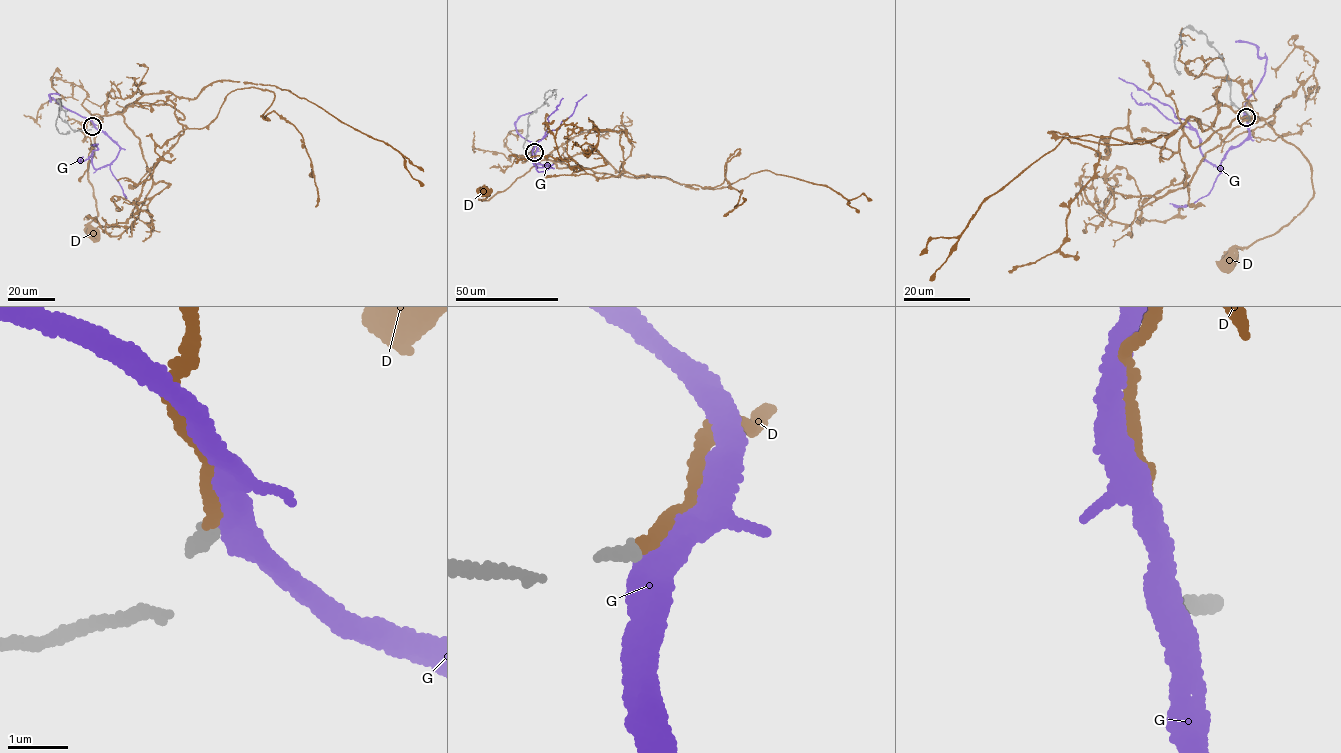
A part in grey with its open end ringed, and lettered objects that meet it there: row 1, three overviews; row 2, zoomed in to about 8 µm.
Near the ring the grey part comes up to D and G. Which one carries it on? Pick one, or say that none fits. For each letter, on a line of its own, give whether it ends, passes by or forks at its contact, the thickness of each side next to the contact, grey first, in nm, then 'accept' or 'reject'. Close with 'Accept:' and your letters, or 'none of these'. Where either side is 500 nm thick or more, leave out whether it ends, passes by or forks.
D: it ends; calibres 170 and 190 nm; accept
G: it passes by; calibres 170 and 360 nm; reject
Accept: D

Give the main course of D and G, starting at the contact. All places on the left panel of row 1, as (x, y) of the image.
D: (92, 126), (92, 115), (105, 115), (100, 118), (88, 169), (97, 215), (89, 223), (94, 233)
G: (93, 126), (116, 142), (120, 149), (116, 159), (95, 168), (92, 152), (98, 144), (94, 144)

